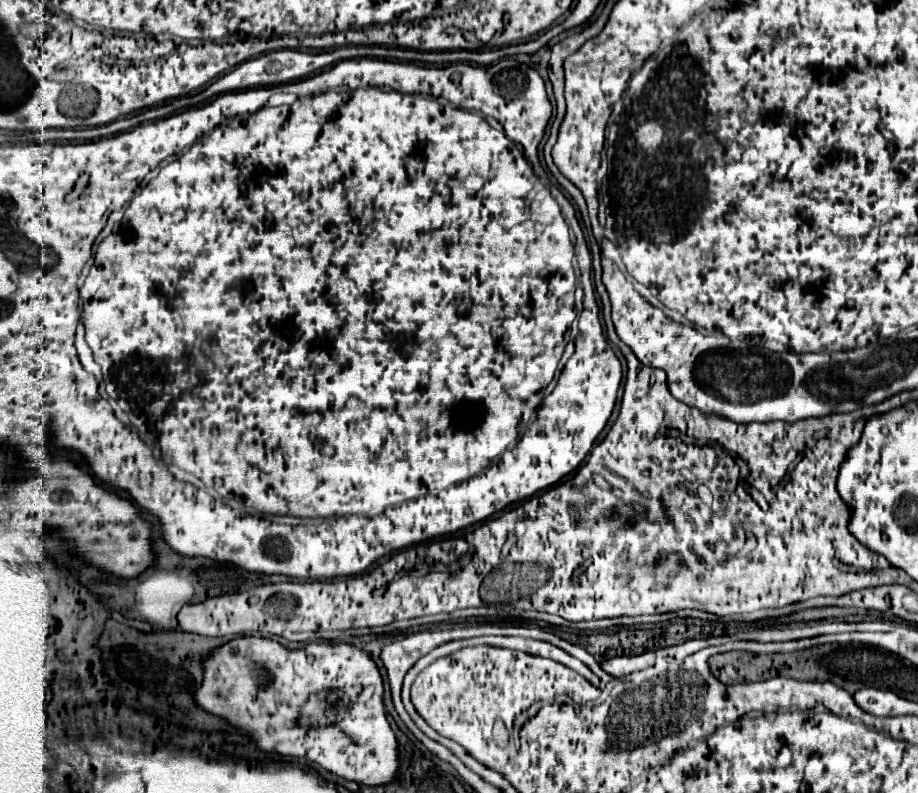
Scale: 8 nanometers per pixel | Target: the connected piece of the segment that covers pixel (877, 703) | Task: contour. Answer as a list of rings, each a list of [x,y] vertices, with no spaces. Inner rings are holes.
[[[862,688],[854,694],[854,700],[864,712],[870,712],[874,716],[898,716],[898,696],[890,690]]]

